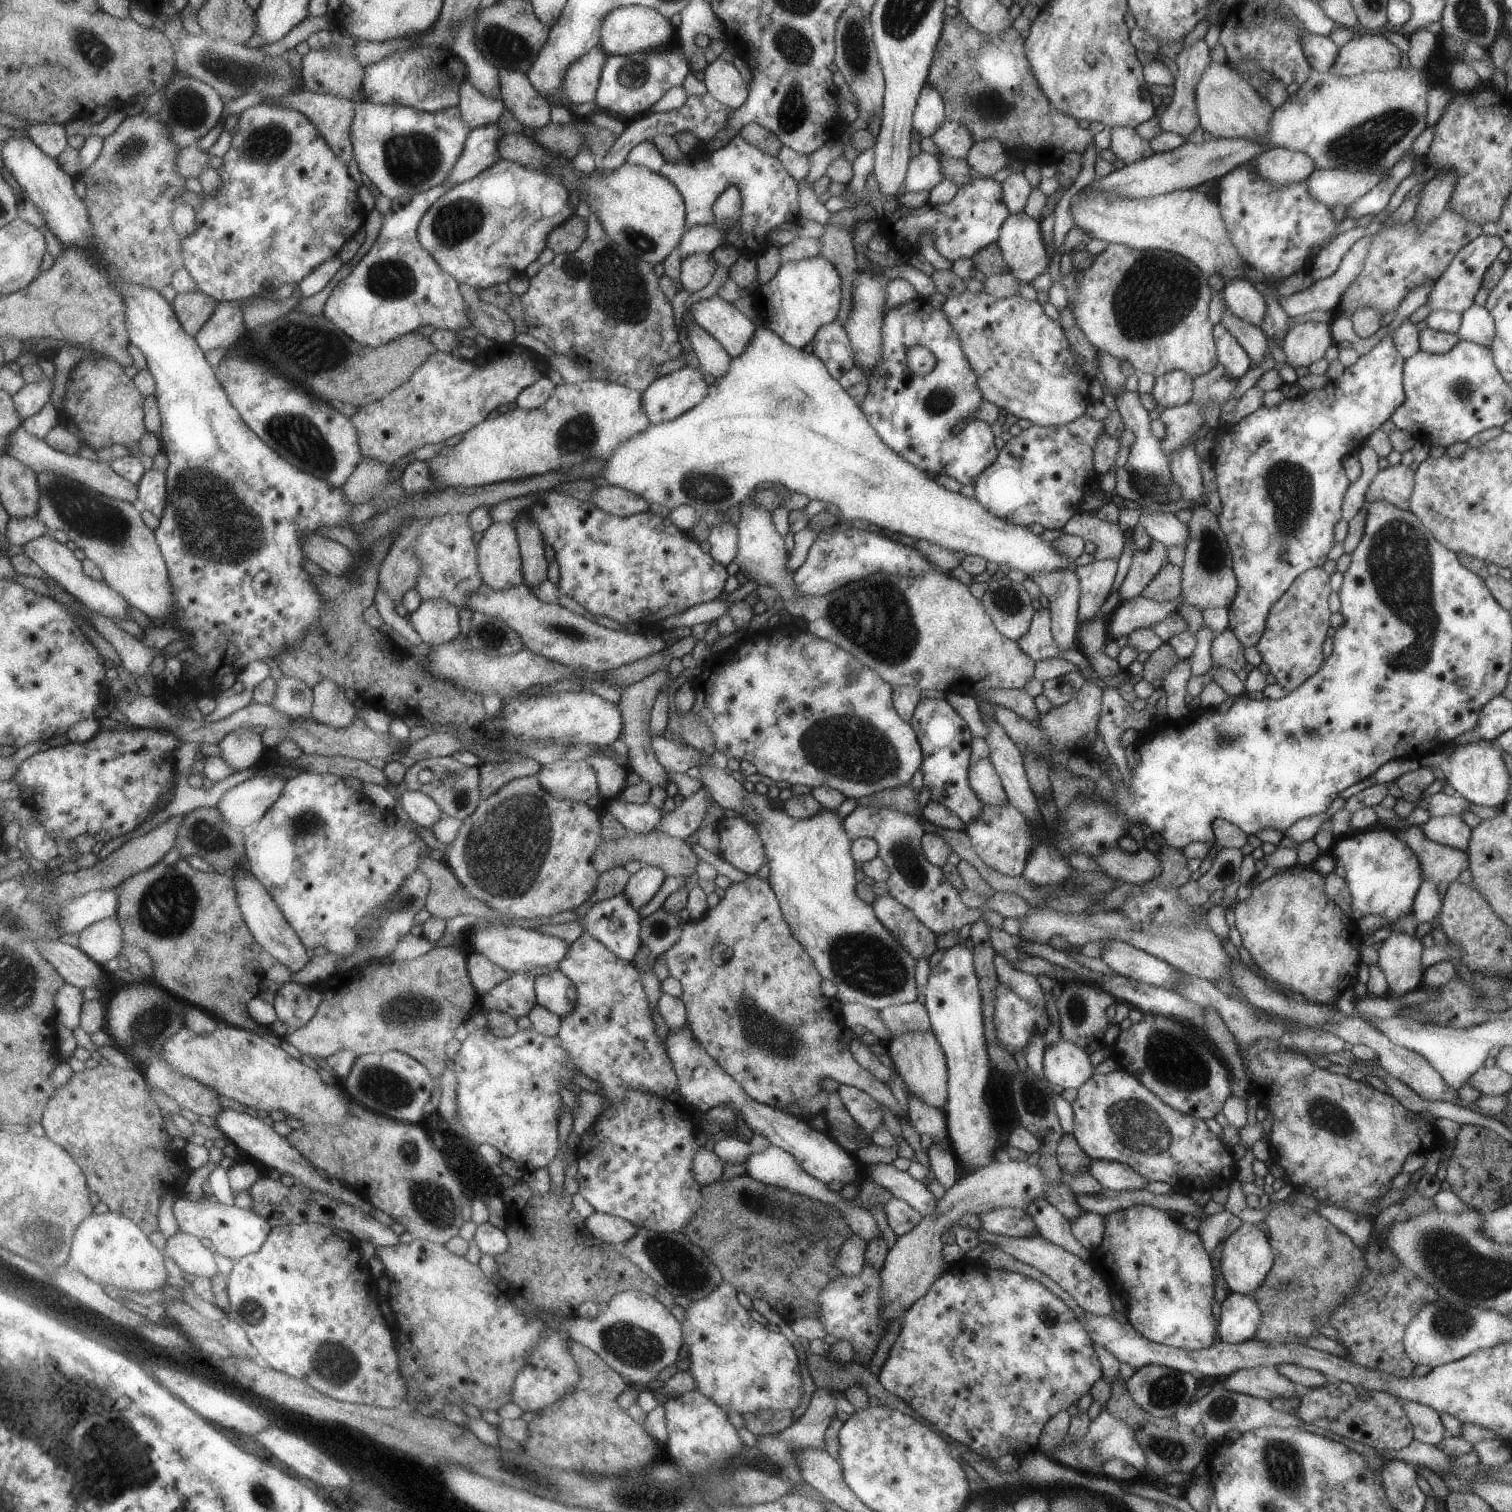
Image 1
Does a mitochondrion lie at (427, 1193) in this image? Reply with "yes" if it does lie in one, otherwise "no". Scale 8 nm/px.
yes

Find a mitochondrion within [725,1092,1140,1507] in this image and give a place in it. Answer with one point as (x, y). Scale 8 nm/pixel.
(766, 1466)

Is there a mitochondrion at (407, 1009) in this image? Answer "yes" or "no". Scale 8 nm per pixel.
yes

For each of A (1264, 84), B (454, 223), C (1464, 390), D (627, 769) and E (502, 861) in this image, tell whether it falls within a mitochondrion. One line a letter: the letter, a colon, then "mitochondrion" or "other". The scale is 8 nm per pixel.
A: mitochondrion
B: mitochondrion
C: mitochondrion
D: other
E: mitochondrion

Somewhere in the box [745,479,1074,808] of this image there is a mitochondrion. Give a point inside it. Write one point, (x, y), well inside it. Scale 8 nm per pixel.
(863, 621)

